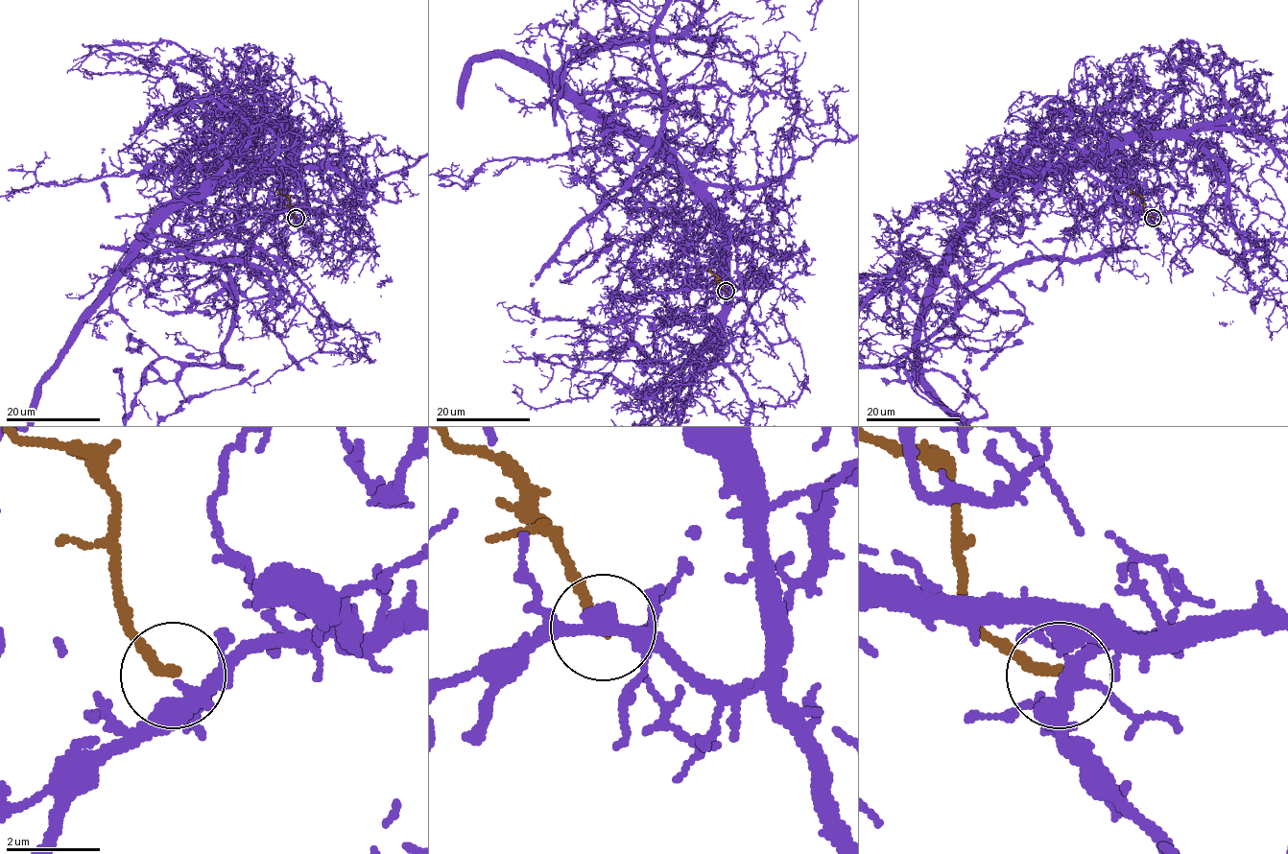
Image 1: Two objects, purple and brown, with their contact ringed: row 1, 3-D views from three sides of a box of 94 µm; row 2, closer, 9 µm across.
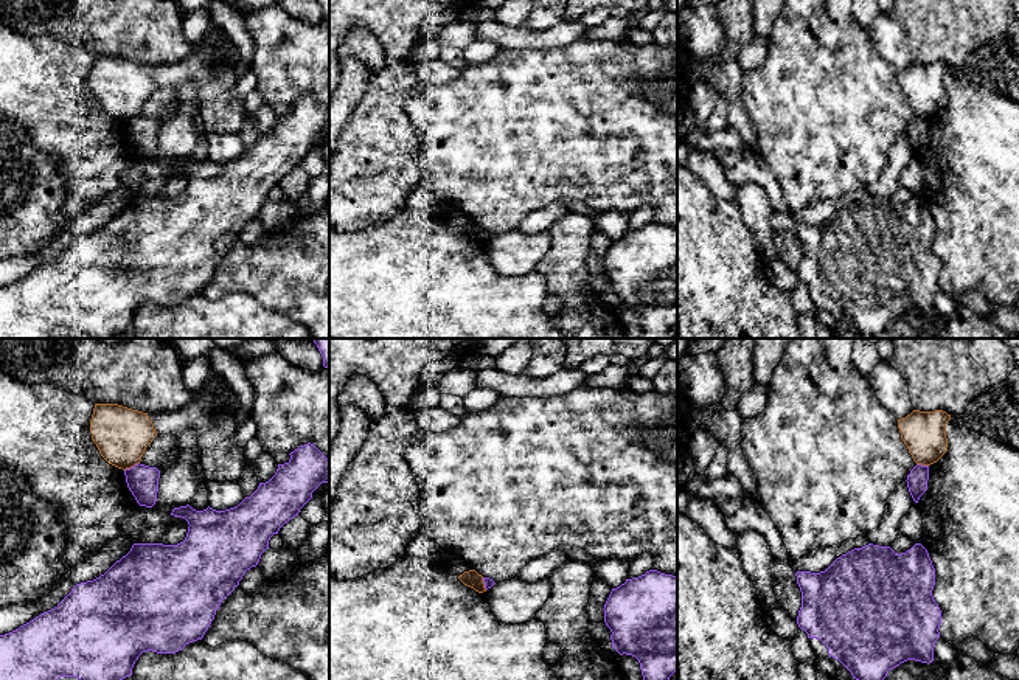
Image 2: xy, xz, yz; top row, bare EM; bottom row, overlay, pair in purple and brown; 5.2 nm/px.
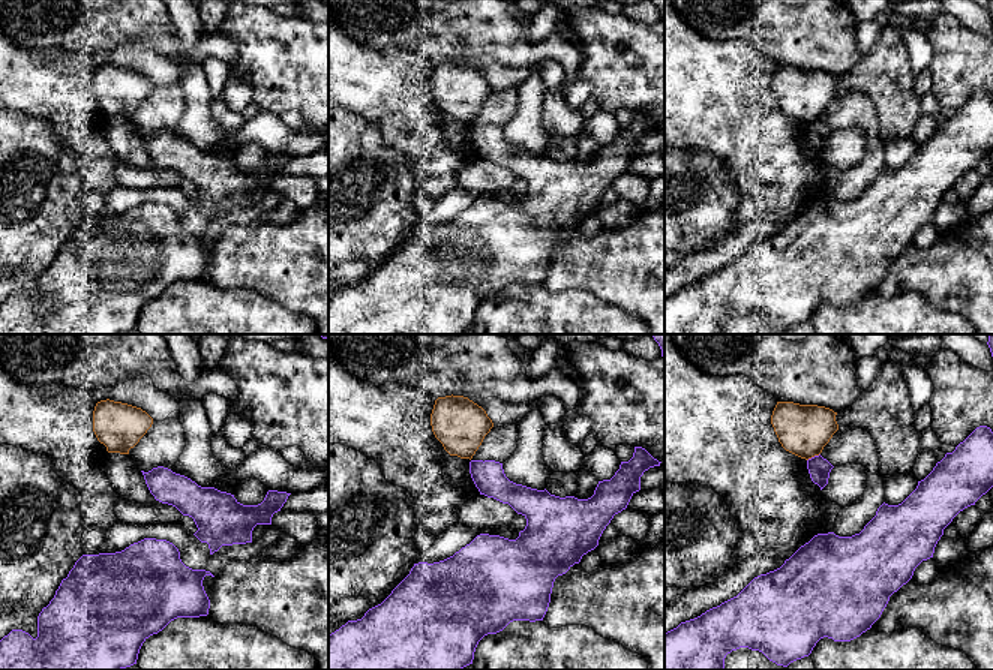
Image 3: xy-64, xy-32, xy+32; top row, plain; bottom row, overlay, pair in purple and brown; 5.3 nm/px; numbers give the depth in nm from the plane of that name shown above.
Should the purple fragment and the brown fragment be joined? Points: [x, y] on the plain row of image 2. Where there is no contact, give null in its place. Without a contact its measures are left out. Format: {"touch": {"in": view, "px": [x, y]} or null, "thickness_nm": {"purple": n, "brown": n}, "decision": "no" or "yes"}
{"touch": {"in": "xy", "px": [131, 120]}, "thickness_nm": {"purple": 160, "brown": 280}, "decision": "no"}

